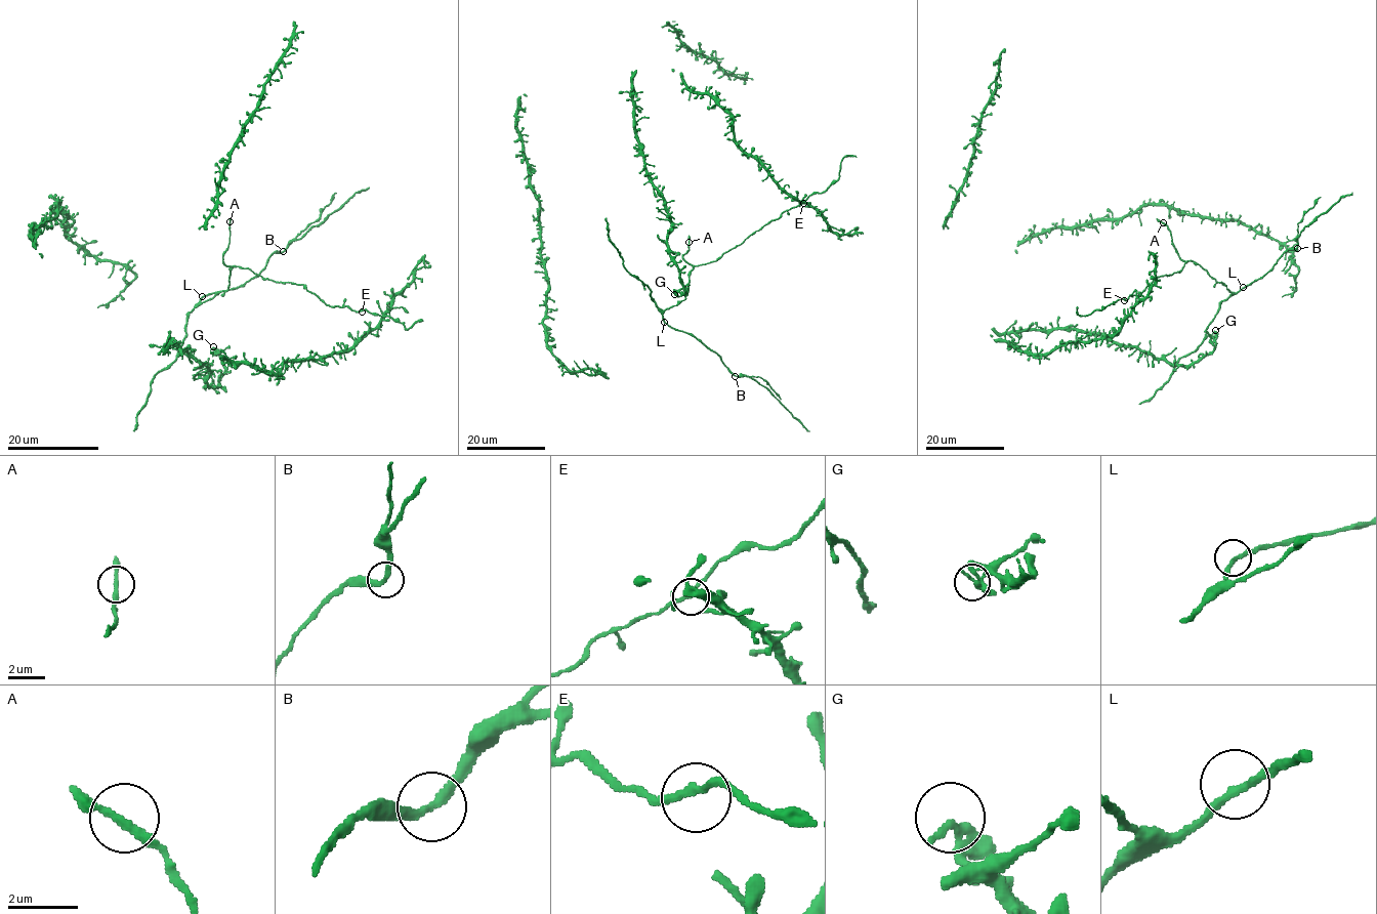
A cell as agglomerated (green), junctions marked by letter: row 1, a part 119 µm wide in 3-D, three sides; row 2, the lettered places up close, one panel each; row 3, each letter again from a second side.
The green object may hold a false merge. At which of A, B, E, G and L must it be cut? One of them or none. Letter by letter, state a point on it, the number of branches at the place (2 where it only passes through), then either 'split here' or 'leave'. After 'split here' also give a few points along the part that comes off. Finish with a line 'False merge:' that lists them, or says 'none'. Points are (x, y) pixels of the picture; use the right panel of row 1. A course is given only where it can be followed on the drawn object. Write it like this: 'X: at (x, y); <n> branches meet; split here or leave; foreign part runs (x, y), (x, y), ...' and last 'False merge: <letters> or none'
A: at (1163, 222); 2 branches meet; leave
B: at (1297, 248); 2 branches meet; split here; foreign part runs (1296, 248), (1296, 239), (1305, 226), (1342, 197), (1351, 193)
E: at (1124, 300); 2 branches meet; leave
G: at (1215, 330); 2 branches meet; leave
L: at (1243, 287); 2 branches meet; leave
False merge: B

